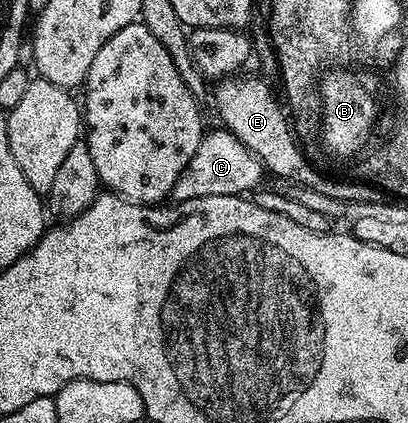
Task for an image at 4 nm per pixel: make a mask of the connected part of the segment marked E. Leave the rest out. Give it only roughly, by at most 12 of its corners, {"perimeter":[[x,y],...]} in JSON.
{"perimeter":[[228,76],[215,110],[268,175],[329,199],[375,203],[370,183],[315,170],[272,83]]}

